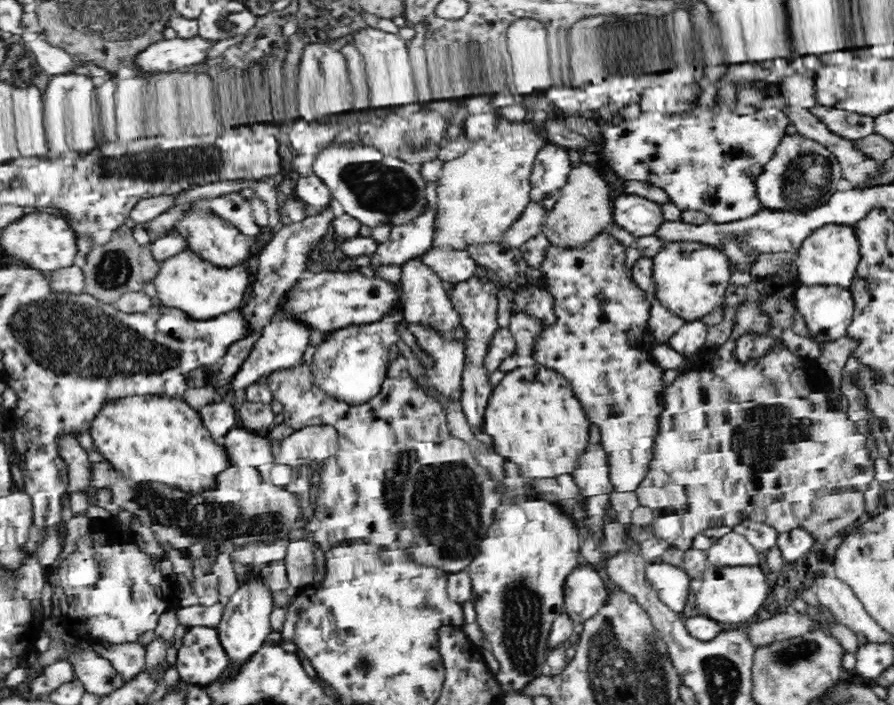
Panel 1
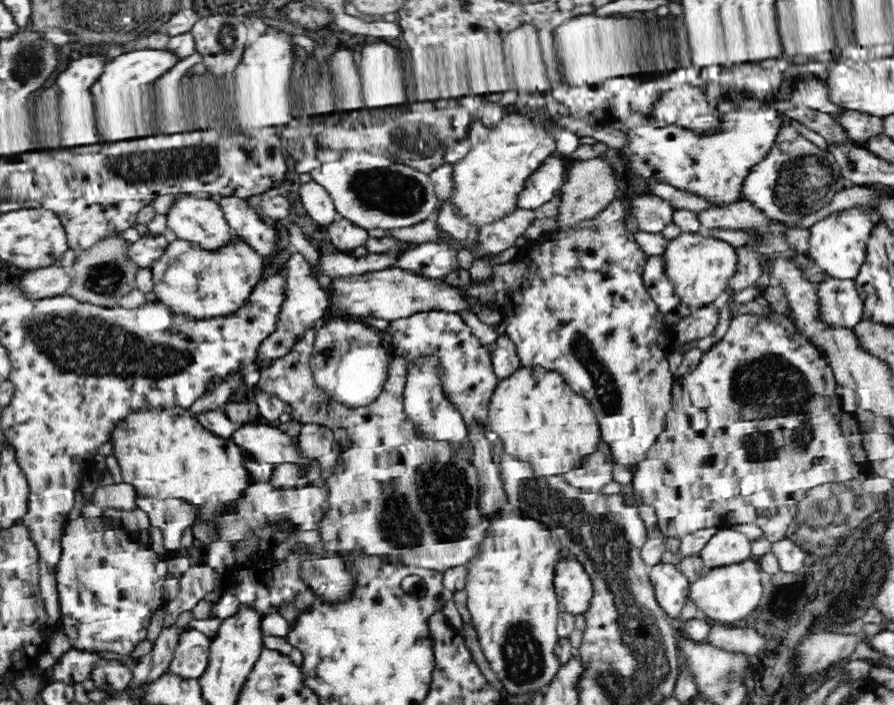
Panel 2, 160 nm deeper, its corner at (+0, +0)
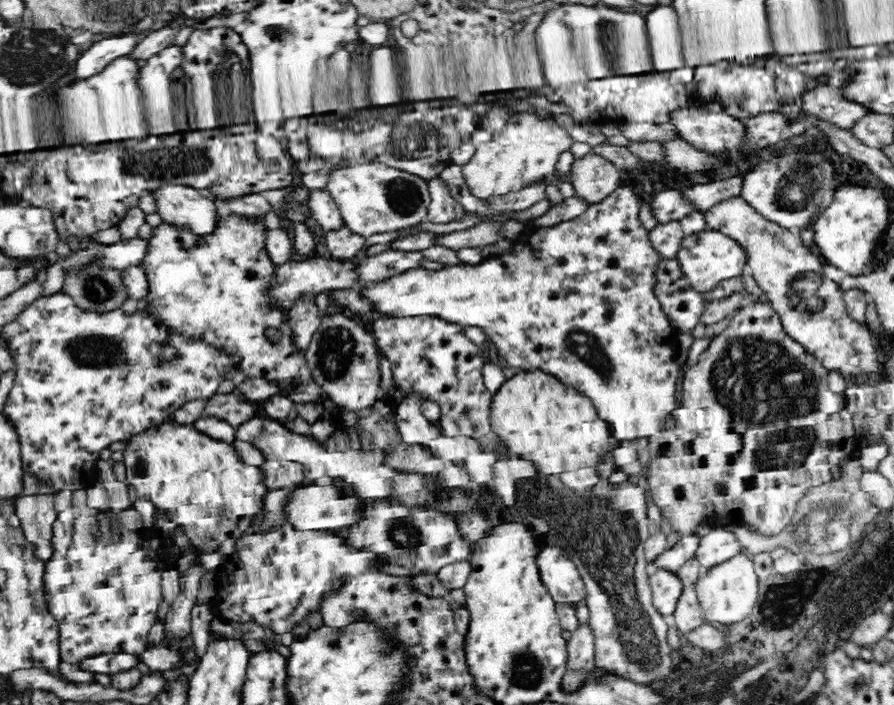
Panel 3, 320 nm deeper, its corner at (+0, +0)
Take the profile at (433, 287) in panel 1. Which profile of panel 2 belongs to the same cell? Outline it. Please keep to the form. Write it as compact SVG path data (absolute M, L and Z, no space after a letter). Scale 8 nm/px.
M443 309L418 312L404 319L394 320L389 323L387 331L392 337L393 354L404 355L408 359L407 364L420 355L440 355L445 381L444 391L450 395L450 399L462 413L467 428L472 421L480 421L488 427L488 407L500 382L492 368L492 352L496 350L496 341L492 342L491 347L480 344L459 313Z

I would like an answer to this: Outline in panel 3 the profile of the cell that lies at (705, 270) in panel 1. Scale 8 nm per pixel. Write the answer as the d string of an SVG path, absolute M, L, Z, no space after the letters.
M712 229L685 235L680 241L680 252L676 254L675 259L689 288L702 295L710 290L717 290L718 286L728 278L741 276L747 264L747 255L738 242Z

